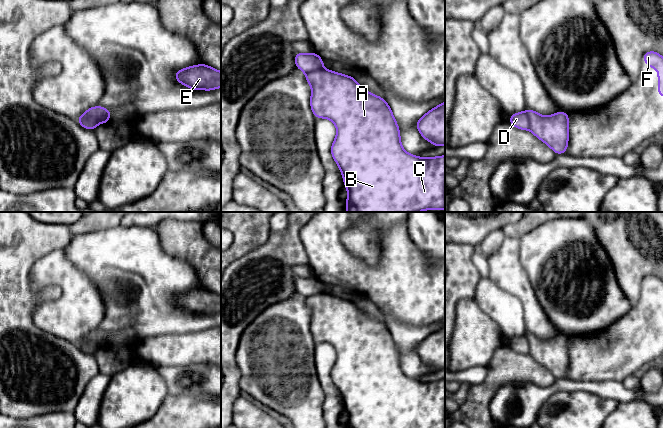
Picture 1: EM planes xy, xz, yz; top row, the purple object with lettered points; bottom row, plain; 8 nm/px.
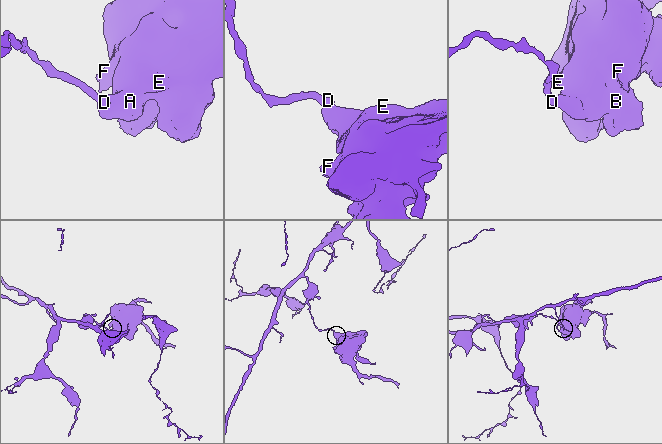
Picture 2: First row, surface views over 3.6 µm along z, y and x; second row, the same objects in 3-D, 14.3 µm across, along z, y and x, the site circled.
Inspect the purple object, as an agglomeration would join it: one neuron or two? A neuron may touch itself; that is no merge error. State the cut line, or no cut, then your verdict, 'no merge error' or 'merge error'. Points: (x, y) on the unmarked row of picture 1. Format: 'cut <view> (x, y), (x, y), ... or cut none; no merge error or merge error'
cut yz (525, 335), (528, 341), (529, 352); merge error

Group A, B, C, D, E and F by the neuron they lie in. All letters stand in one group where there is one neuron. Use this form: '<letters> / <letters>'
A B C E F / D

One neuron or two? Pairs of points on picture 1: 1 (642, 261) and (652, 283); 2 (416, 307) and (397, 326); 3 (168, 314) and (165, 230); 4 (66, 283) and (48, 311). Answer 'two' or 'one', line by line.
1: two
2: two
3: two
4: one

